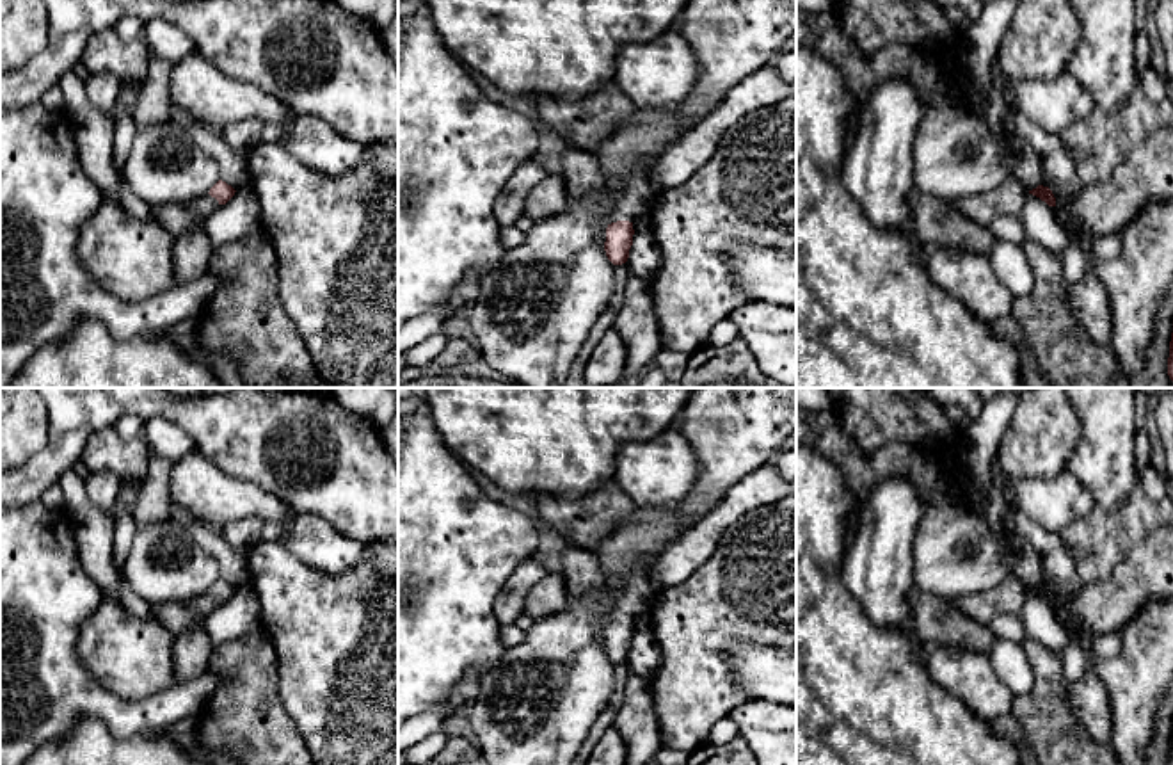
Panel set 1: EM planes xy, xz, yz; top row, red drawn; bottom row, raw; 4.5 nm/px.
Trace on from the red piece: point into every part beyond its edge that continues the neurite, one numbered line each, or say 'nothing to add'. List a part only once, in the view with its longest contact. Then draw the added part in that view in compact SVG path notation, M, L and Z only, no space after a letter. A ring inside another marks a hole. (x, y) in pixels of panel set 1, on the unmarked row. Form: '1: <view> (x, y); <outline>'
1: xz (637, 598); M649 560L642 562L634 575L631 575L624 584L618 596L615 596L610 610L608 610L608 623L617 619L629 619L642 614L649 614L656 594L649 585L649 573L652 564Z

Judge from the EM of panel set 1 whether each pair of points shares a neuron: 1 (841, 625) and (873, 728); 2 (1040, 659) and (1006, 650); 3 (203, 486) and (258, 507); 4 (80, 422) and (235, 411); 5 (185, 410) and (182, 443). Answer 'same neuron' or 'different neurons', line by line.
1: same neuron
2: different neurons
3: same neuron
4: same neuron
5: different neurons

